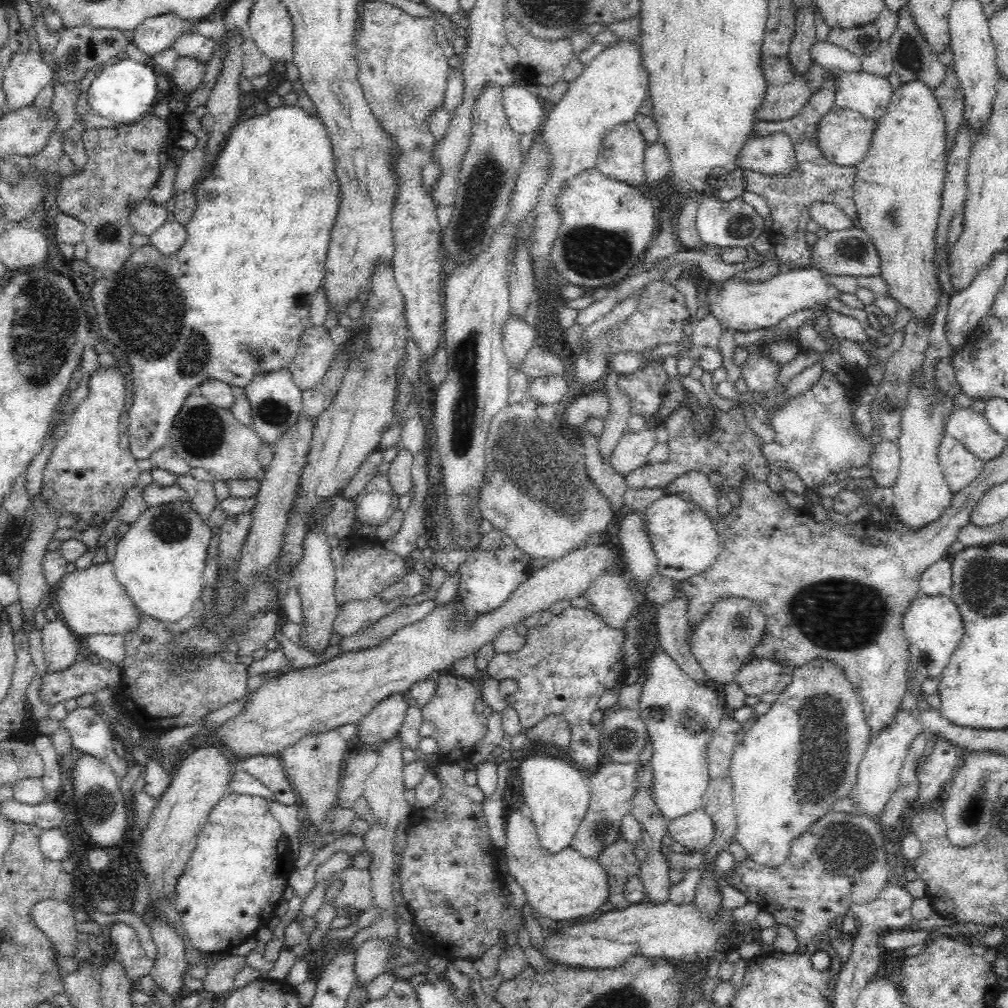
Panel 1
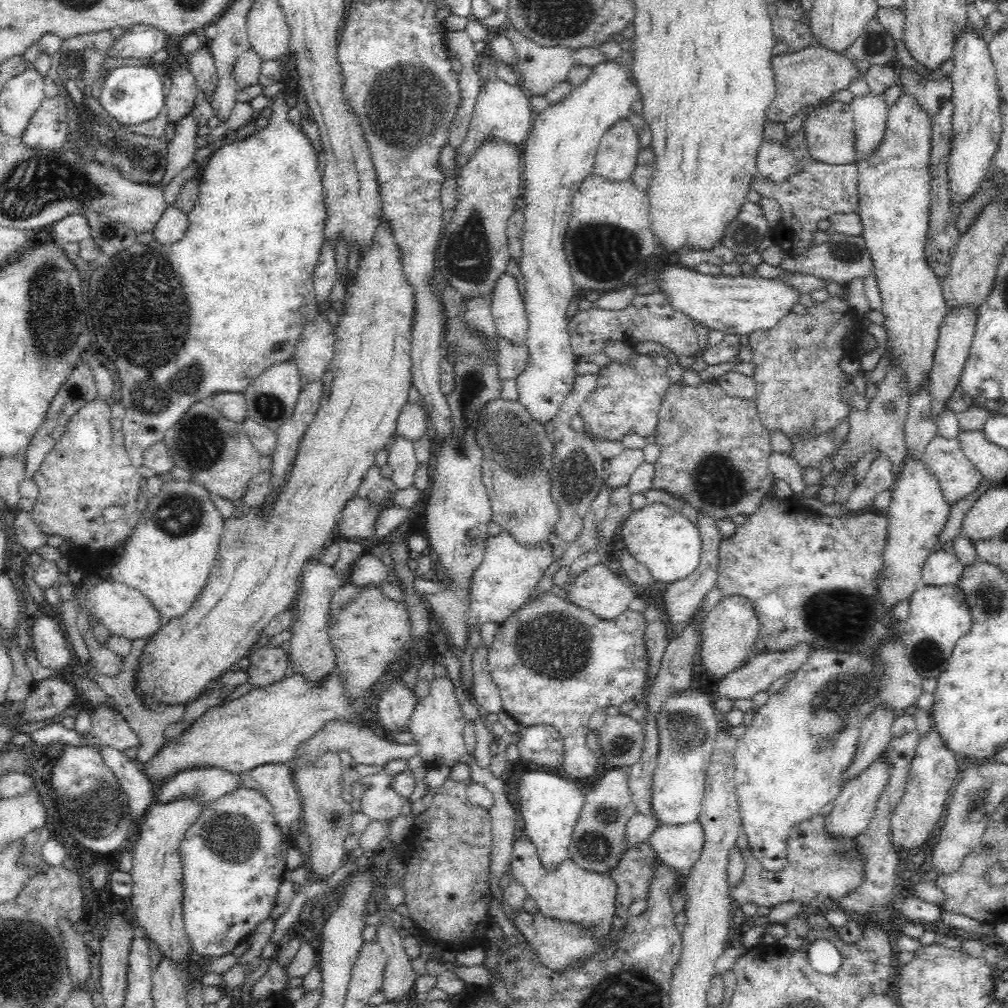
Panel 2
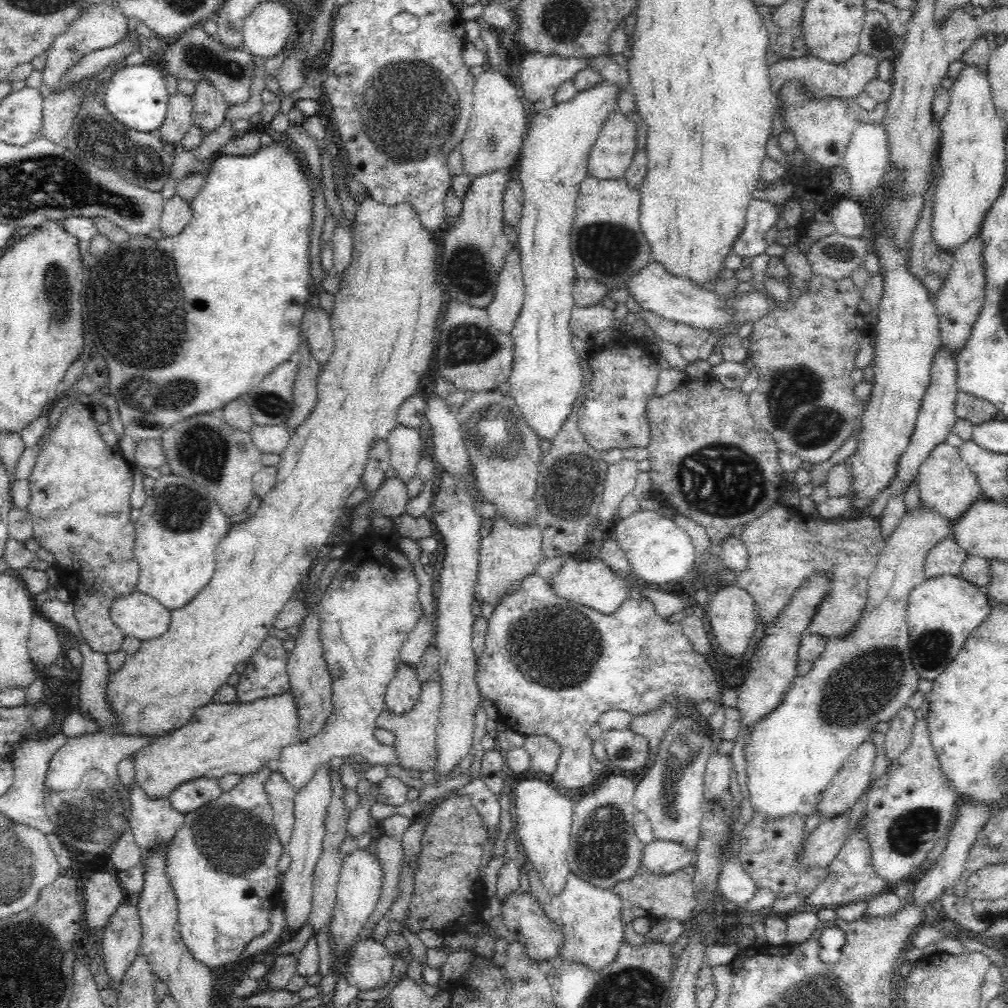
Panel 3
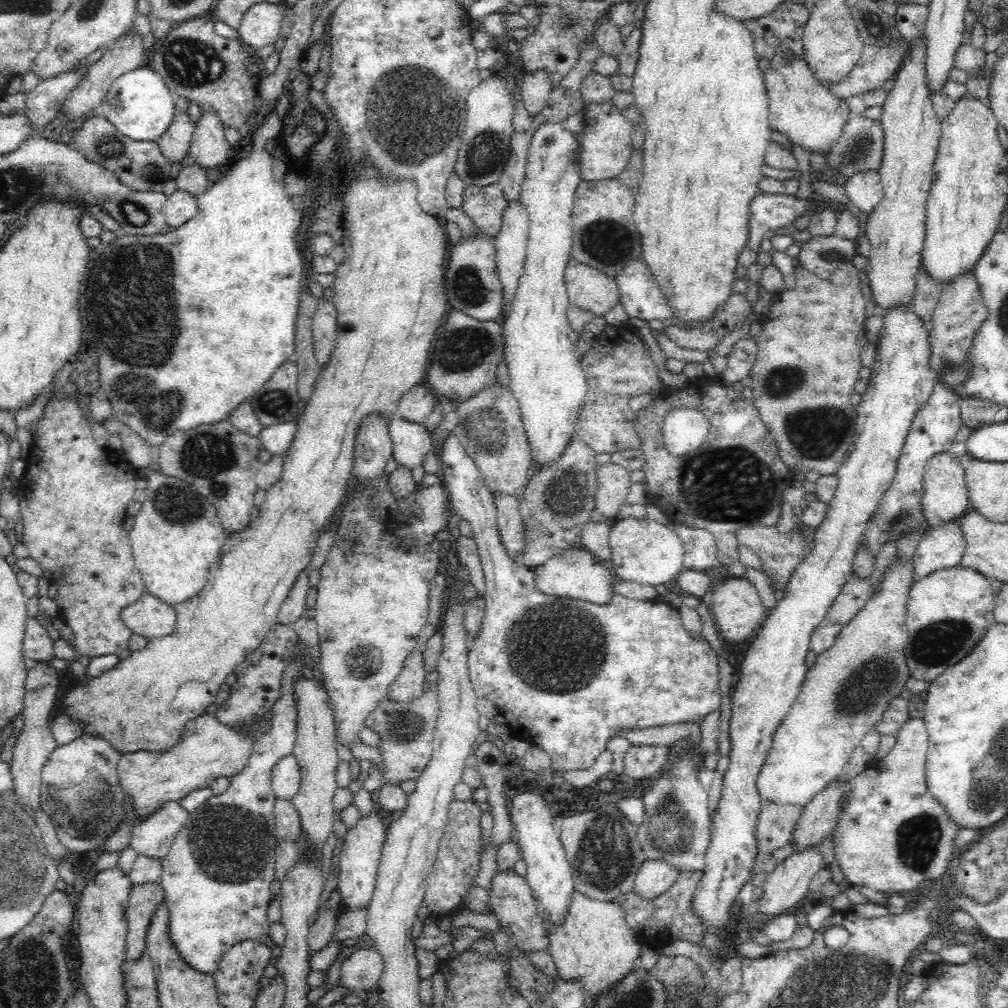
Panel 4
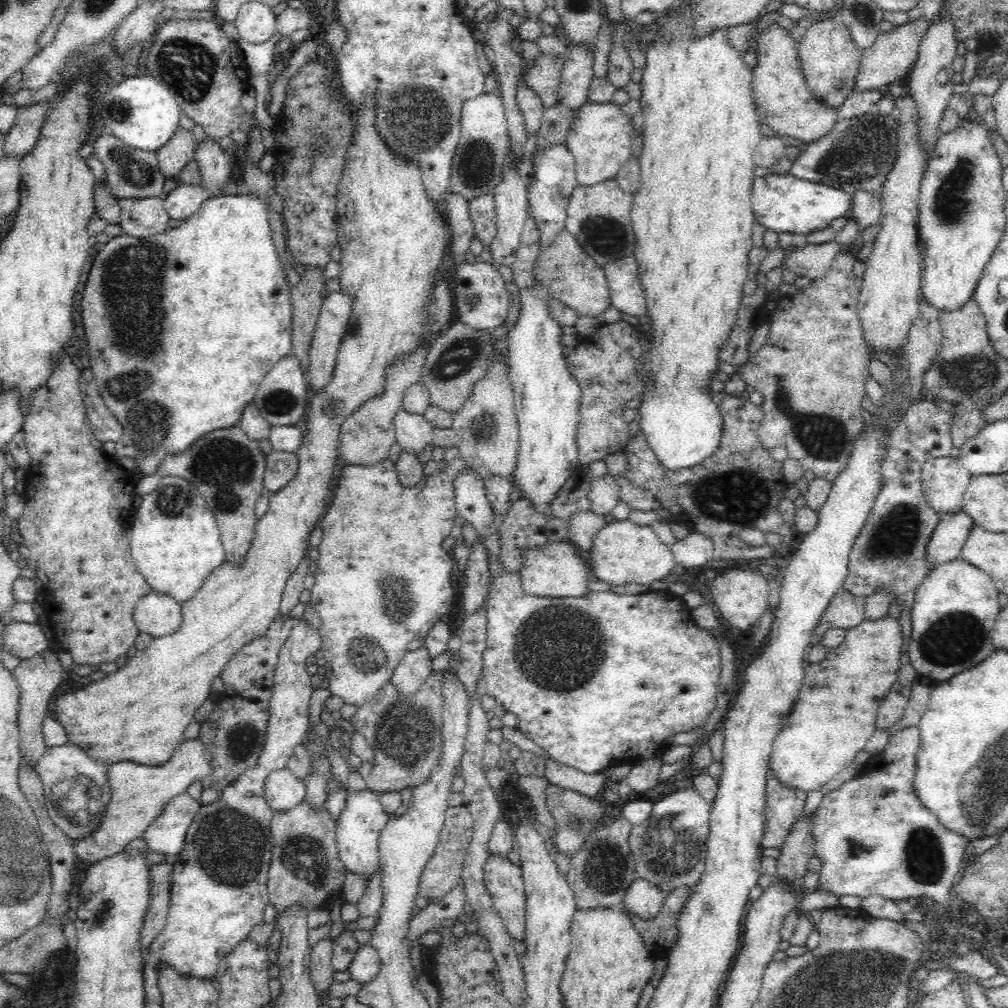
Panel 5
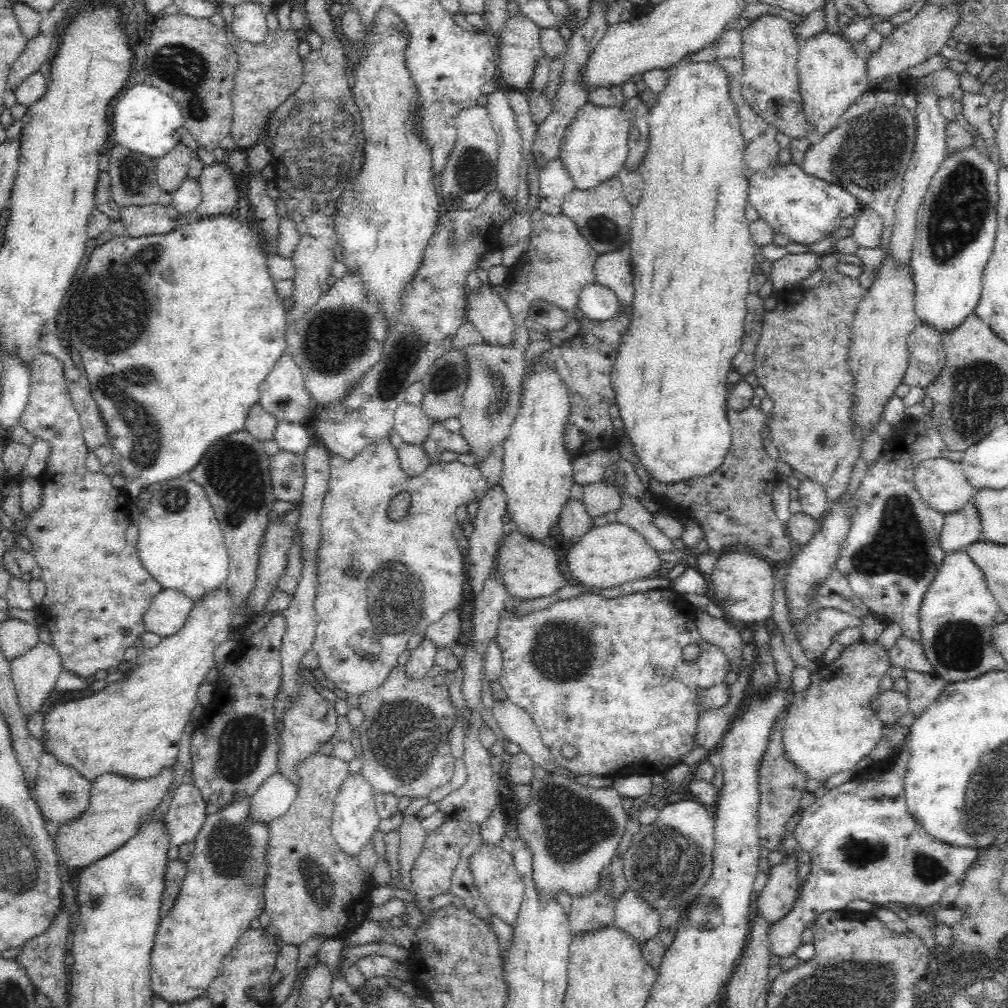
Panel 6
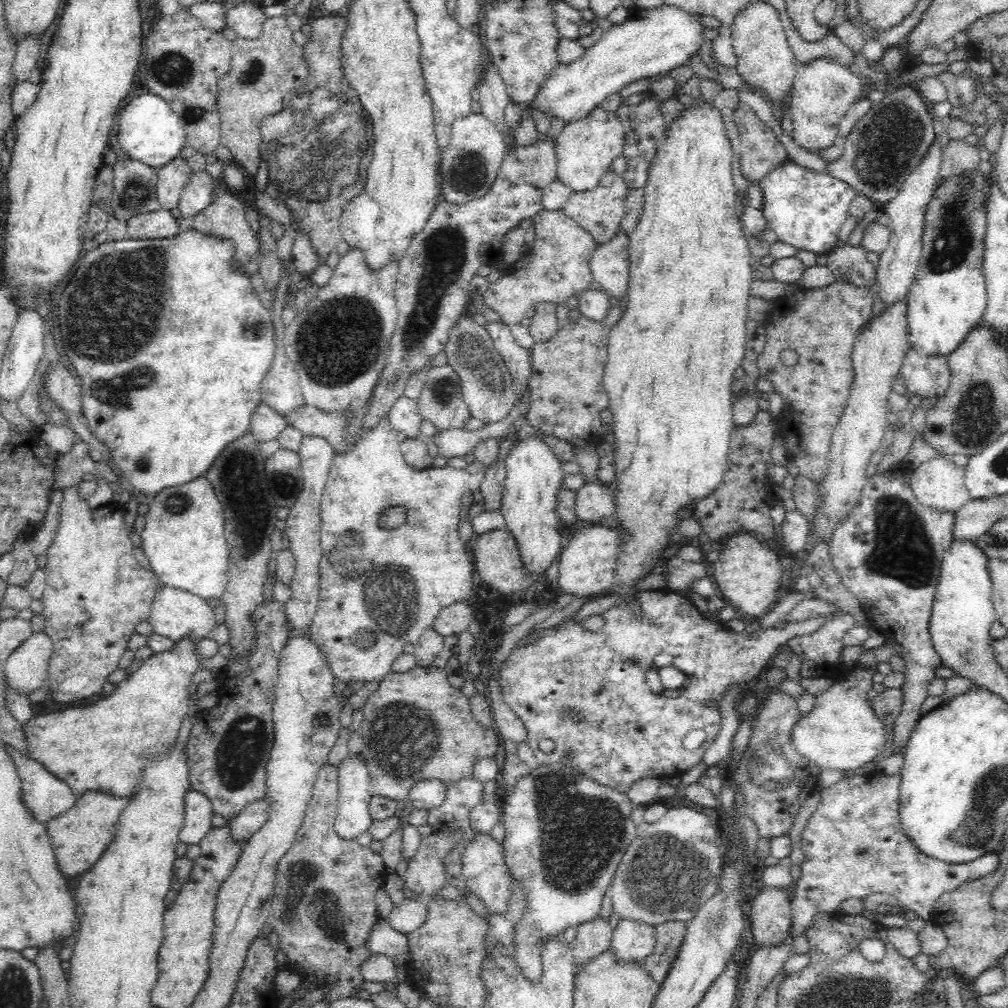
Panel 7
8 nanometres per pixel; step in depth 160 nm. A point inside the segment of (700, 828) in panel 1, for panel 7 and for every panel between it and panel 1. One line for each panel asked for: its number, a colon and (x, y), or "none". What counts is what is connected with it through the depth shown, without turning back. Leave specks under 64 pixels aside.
2: (679, 845)
3: (665, 857)
4: (655, 876)
5: (644, 899)
6: (633, 914)
7: (633, 940)

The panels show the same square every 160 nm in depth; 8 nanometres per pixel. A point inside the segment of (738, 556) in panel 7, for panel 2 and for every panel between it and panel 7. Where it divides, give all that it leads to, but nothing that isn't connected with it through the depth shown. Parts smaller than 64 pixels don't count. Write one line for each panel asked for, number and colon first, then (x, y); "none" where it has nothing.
2: (729, 630)
3: (732, 612)
4: (736, 608)
5: (740, 595)
6: (743, 583)

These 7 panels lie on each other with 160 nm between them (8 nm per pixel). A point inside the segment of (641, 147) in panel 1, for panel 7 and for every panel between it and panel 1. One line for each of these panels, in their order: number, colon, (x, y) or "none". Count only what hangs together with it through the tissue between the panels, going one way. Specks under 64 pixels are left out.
2: (618, 150)
3: (614, 149)
4: (606, 148)
5: (600, 137)
6: (595, 146)
7: (586, 147)

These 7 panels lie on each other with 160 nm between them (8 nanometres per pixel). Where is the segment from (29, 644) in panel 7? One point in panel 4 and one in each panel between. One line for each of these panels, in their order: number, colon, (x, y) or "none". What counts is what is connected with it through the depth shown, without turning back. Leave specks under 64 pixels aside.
4: (36, 742)
5: (38, 677)
6: (34, 674)

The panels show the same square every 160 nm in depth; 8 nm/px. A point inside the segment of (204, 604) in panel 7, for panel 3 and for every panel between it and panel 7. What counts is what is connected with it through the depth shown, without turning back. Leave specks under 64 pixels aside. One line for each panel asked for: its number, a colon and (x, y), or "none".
3: (138, 615)
4: (150, 617)
5: (157, 614)
6: (169, 610)

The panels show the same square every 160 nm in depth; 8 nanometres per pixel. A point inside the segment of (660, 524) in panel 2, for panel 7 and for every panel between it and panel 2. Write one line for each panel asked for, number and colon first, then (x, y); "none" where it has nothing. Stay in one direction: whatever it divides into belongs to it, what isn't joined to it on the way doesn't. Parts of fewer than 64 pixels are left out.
3: (660, 552)
4: (645, 551)
5: (623, 552)
6: (606, 556)
7: (587, 564)

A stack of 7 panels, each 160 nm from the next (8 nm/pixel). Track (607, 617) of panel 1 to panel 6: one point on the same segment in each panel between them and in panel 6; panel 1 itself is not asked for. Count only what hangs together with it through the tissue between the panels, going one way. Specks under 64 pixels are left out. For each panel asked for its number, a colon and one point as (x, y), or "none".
2: (597, 589)
3: (591, 582)
4: (573, 574)
5: (557, 569)
6: (529, 568)

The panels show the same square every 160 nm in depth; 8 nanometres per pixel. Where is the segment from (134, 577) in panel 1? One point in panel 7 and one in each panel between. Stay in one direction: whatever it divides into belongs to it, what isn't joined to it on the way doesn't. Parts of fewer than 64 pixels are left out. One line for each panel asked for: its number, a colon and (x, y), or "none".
2: (168, 558)
3: (177, 534)
4: (177, 534)
5: (175, 542)
6: (181, 544)
7: (182, 538)

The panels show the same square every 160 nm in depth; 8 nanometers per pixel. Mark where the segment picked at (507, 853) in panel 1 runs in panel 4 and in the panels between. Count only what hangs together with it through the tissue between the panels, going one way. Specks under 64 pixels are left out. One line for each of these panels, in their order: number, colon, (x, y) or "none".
2: (570, 893)
3: (590, 916)
4: (594, 944)

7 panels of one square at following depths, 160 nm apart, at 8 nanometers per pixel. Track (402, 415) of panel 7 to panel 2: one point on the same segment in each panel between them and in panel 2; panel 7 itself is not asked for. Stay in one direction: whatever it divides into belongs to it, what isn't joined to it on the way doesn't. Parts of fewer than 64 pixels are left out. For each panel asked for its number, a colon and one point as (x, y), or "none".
2: (401, 458)
3: (404, 445)
4: (411, 442)
5: (413, 432)
6: (412, 424)

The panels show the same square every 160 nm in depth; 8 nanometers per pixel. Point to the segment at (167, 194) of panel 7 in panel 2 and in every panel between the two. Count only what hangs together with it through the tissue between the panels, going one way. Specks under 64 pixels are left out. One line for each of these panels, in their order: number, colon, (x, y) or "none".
2: (180, 100)
3: (178, 118)
4: (175, 142)
5: (173, 156)
6: (172, 169)

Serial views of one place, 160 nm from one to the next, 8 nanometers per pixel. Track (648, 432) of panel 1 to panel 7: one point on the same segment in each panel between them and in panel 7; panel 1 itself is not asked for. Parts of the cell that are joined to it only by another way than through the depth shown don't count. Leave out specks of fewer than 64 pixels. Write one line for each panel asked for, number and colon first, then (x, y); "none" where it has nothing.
2: (621, 467)
3: (621, 477)
4: (614, 481)
5: (604, 495)
6: (599, 498)
7: (597, 500)

